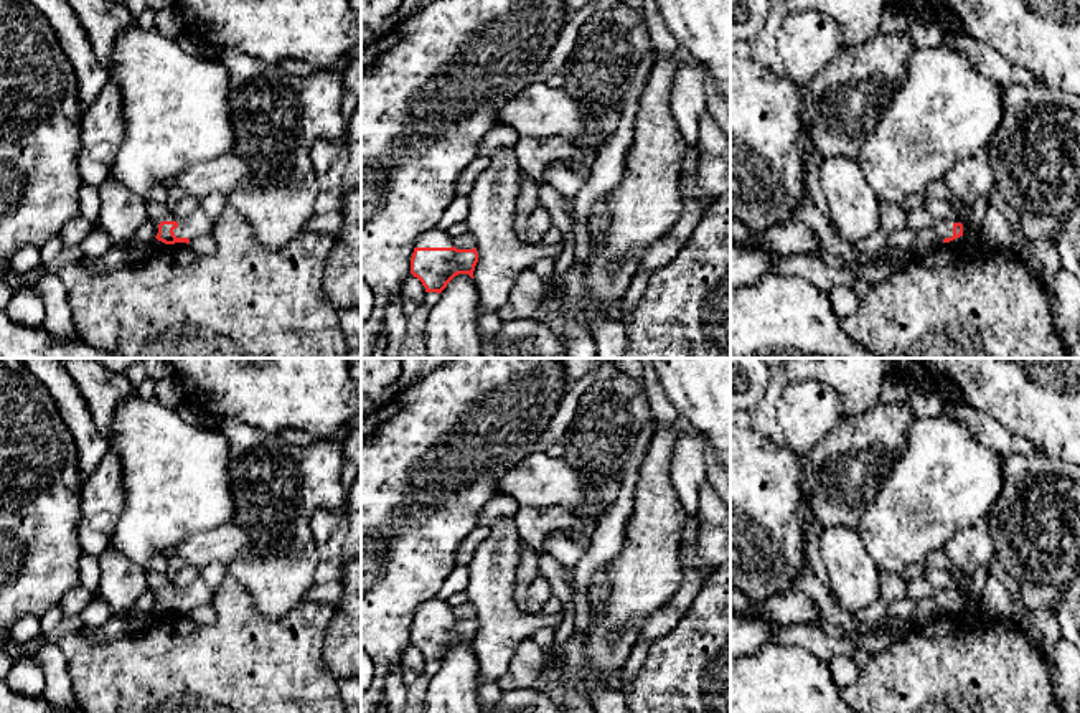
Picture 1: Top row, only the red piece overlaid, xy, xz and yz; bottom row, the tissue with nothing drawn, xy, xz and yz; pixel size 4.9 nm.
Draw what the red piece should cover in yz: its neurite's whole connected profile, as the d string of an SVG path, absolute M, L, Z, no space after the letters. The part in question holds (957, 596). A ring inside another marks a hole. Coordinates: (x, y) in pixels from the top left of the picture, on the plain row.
M956 586L937 589L933 594L933 601L937 604L938 617L953 617L965 611L963 594Z

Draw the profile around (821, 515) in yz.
M909 399L876 404L839 421L803 456L803 492L818 528L861 518L900 456L913 419Z

